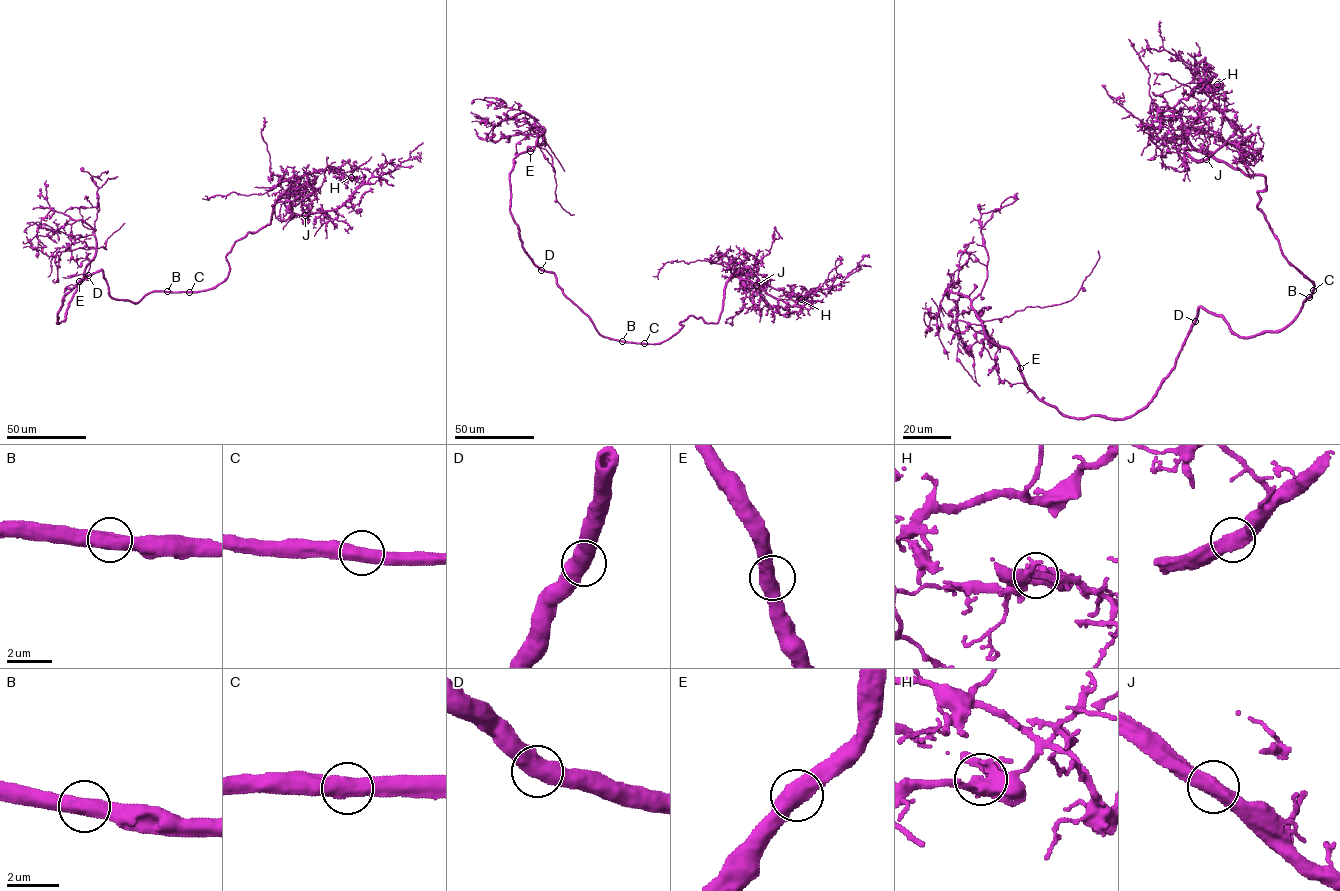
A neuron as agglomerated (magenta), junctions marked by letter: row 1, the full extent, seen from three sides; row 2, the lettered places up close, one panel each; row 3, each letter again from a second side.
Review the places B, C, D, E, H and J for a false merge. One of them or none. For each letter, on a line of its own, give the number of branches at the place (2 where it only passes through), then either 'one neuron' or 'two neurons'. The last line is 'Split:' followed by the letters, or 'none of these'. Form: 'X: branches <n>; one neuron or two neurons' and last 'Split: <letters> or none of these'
B: branches 2; one neuron
C: branches 2; one neuron
D: branches 2; one neuron
E: branches 2; one neuron
H: branches 2; one neuron
J: branches 2; one neuron
Split: none of these

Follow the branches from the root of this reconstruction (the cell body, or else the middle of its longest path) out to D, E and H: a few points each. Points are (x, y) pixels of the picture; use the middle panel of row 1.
D: (592, 322), (564, 294), (555, 274), (541, 270)
E: (592, 322), (564, 294), (555, 274), (537, 266), (520, 240), (510, 210), (510, 172), (513, 159), (530, 151)
H: (592, 322), (603, 336), (661, 343), (690, 316), (717, 322), (726, 283), (749, 272), (801, 299)

